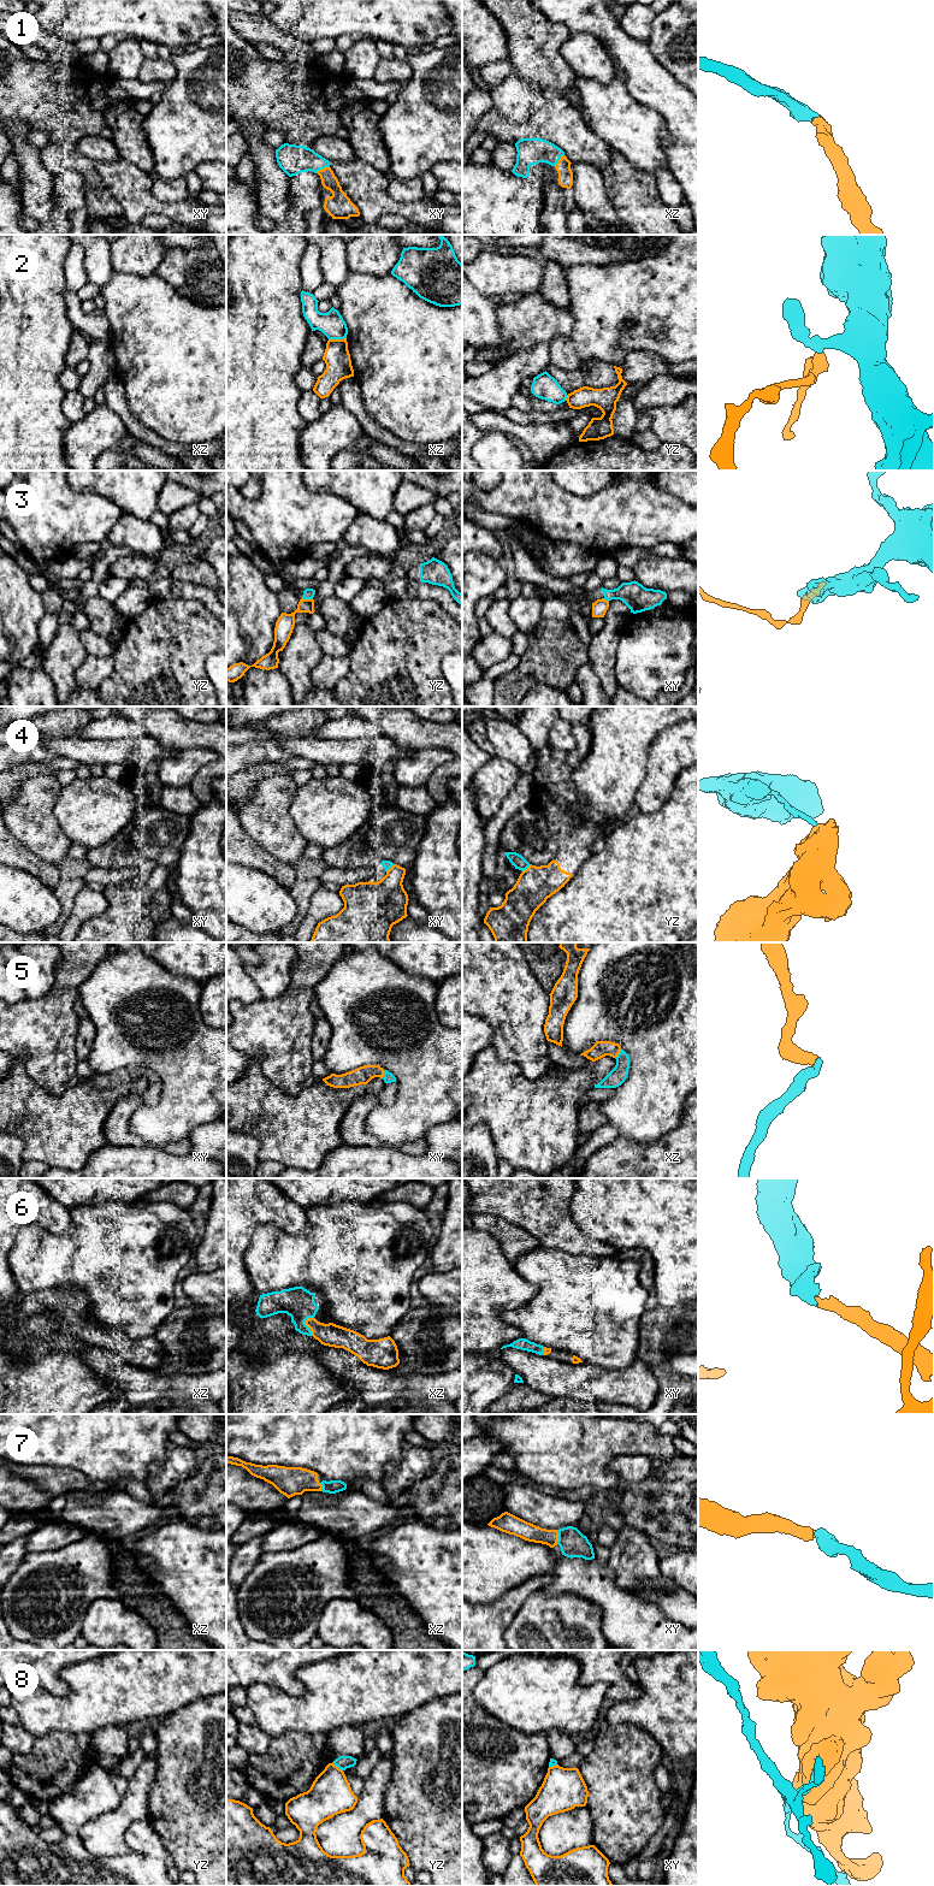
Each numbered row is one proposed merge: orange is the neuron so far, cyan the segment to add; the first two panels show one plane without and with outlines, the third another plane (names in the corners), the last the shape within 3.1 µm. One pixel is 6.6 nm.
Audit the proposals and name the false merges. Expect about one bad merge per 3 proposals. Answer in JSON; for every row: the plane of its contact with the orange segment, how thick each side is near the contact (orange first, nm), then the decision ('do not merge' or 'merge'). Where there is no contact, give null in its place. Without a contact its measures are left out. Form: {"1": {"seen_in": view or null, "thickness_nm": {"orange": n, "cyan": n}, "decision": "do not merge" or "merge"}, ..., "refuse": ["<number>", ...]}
{"1": {"seen_in": "xy", "thickness_nm": {"orange": 140, "cyan": 200}, "decision": "merge"}, "2": {"seen_in": "xz", "thickness_nm": {"orange": 180, "cyan": 170}, "decision": "do not merge"}, "3": {"seen_in": "yz", "thickness_nm": {"orange": 120, "cyan": 80}, "decision": "do not merge"}, "4": {"seen_in": "yz", "thickness_nm": {"orange": 240, "cyan": 90}, "decision": "do not merge"}, "5": {"seen_in": "xz", "thickness_nm": {"orange": 110, "cyan": 110}, "decision": "merge"}, "6": {"seen_in": "xz", "thickness_nm": {"orange": 150, "cyan": 200}, "decision": "merge"}, "7": {"seen_in": "xy", "thickness_nm": {"orange": 120, "cyan": 180}, "decision": "merge"}, "8": {"seen_in": "yz", "thickness_nm": {"orange": 280, "cyan": 90}, "decision": "do not merge"}, "refuse": ["2", "3", "4", "8"]}

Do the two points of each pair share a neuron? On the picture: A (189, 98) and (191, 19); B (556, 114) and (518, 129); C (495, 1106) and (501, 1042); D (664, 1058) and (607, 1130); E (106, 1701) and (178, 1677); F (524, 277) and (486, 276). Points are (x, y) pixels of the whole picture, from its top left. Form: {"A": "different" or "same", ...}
{"A": "different", "B": "same", "C": "different", "D": "different", "E": "same", "F": "same"}

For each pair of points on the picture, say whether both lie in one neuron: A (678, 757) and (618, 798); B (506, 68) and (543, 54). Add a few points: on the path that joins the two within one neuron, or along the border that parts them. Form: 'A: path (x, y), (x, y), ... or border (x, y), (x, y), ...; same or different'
A: border (649, 754), (645, 778), (636, 792), (633, 803); different
B: border (508, 59), (515, 70); different

